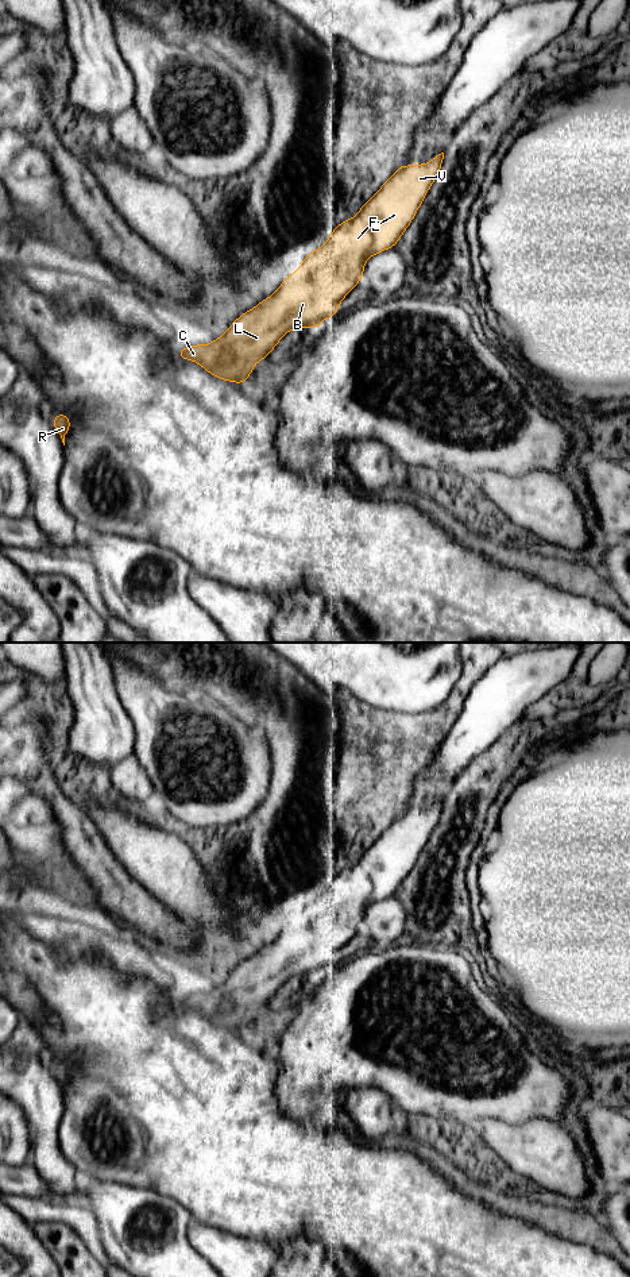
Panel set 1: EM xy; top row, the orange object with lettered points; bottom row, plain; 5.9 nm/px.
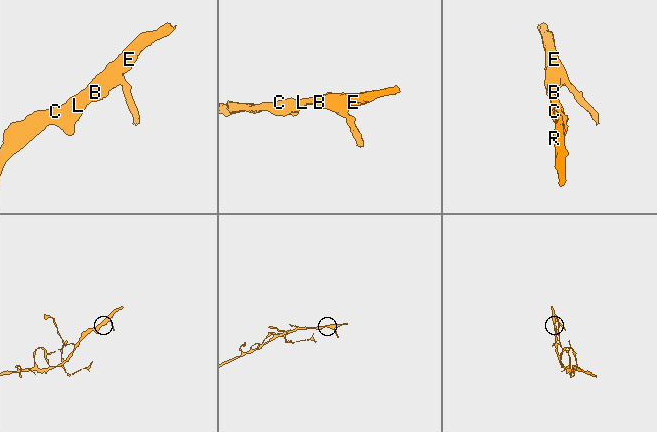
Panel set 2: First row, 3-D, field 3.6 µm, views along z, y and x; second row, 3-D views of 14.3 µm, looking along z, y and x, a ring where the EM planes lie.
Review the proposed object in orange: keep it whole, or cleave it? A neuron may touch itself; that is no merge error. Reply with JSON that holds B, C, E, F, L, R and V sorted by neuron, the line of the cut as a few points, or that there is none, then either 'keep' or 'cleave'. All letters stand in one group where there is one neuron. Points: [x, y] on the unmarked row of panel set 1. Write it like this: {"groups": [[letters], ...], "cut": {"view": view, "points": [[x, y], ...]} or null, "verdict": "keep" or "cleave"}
{"groups": [["B", "C", "E", "F", "L", "R", "V"]], "cut": null, "verdict": "keep"}

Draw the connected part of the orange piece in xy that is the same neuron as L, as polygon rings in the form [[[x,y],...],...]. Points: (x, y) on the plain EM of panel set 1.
[[[444,800],[426,813],[401,814],[353,867],[340,871],[328,890],[302,908],[299,918],[289,923],[273,944],[241,962],[213,991],[185,995],[178,1004],[197,1010],[220,1027],[244,1031],[254,1012],[264,1007],[286,980],[302,975],[318,976],[322,968],[339,958],[340,949],[362,929],[366,908],[394,895],[409,875],[437,826],[442,807]]]

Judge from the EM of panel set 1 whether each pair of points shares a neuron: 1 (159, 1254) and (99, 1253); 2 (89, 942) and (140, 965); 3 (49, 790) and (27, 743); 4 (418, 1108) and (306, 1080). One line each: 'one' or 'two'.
1: two
2: one
3: one
4: one

